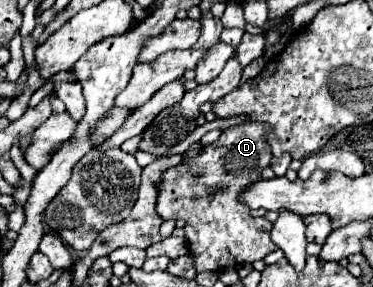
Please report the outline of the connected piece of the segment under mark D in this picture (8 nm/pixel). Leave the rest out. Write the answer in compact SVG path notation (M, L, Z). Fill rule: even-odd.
M249 121L223 131L215 143L201 147L195 157L167 169L157 183L157 213L161 219L185 221L189 253L195 259L197 271L239 267L243 263L265 259L277 249L269 239L271 223L265 217L253 217L247 205L239 201L241 193L251 183L259 181L261 171L271 163L273 155L267 135L269 125L261 121ZM209 187L217 187L217 191L211 195Z

